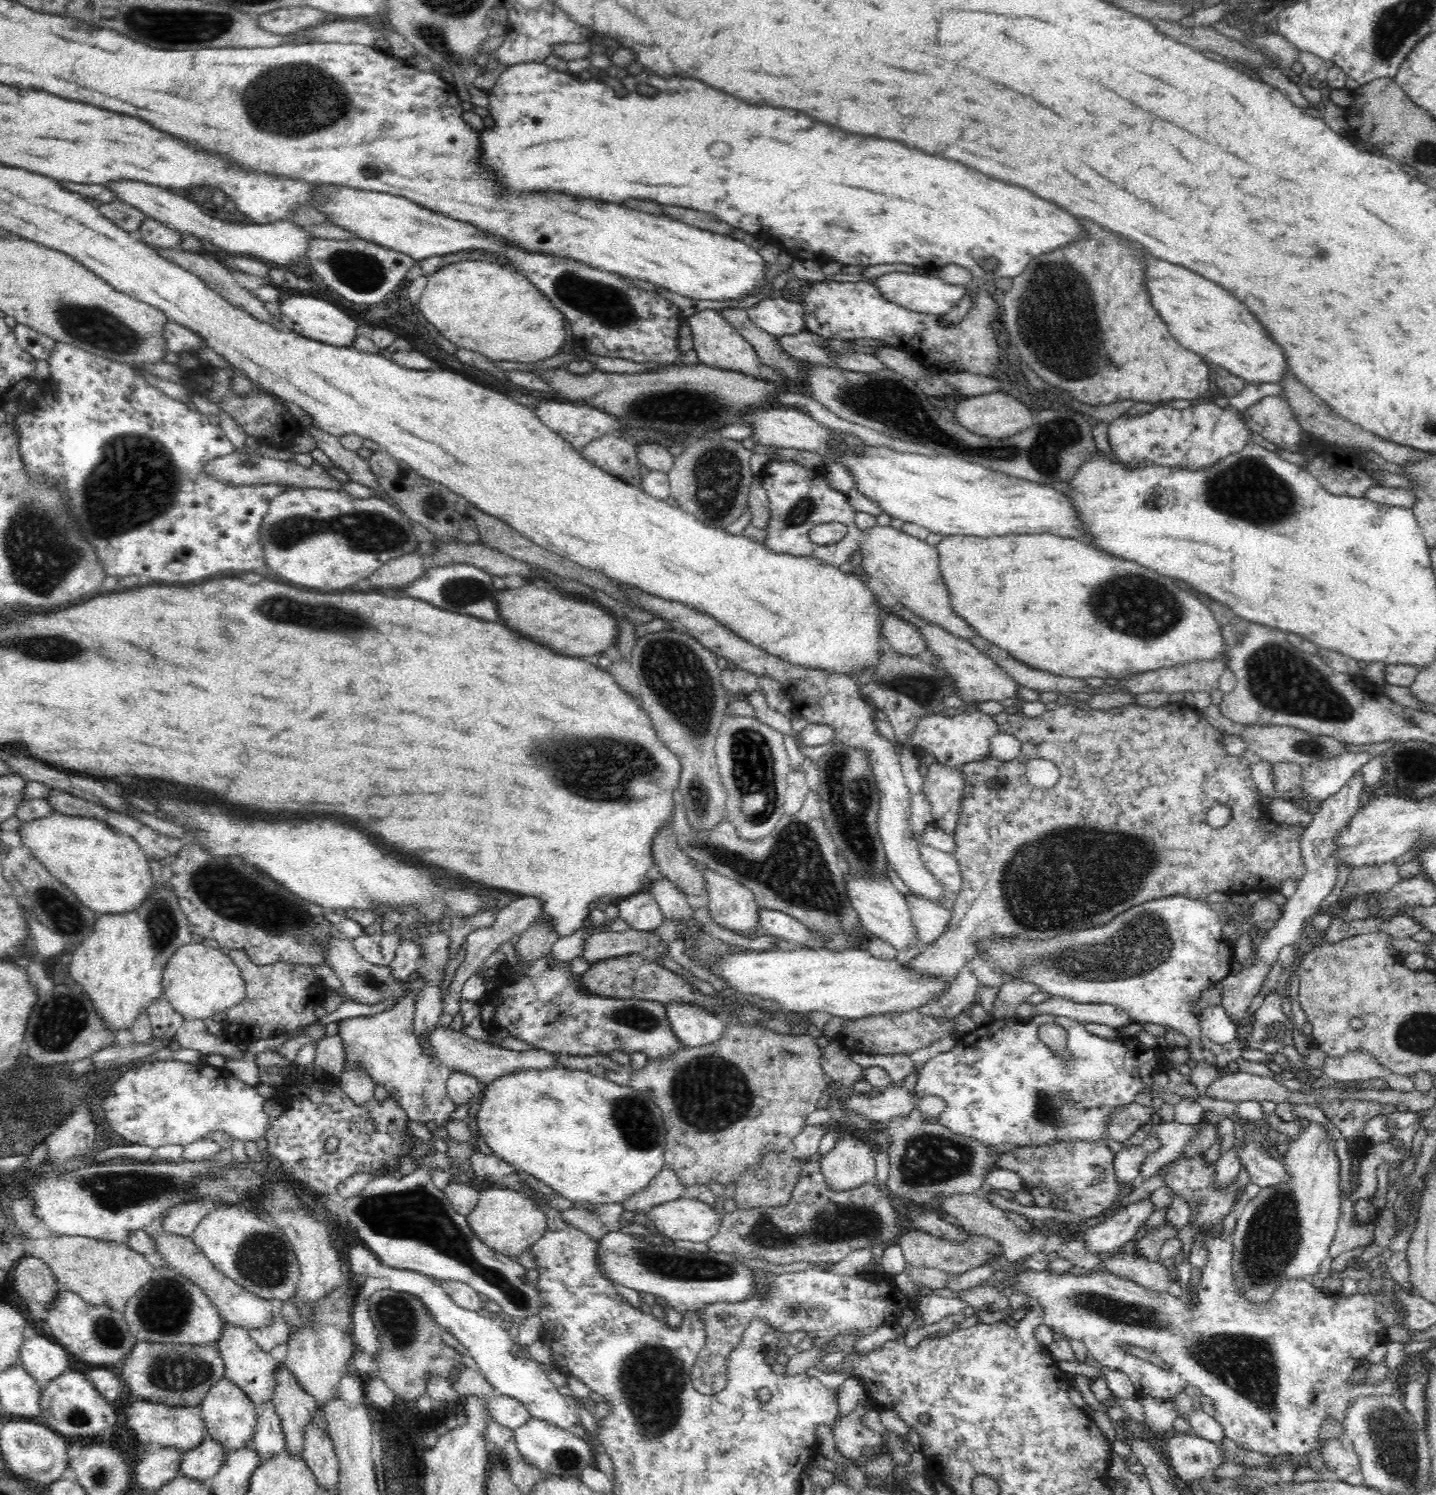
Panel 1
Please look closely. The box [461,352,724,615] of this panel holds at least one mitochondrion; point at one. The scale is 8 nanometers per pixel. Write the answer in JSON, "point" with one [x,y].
{"point":[649,403]}

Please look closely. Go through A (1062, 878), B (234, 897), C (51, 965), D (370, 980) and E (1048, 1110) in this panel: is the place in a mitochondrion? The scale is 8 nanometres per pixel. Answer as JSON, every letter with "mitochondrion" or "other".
{"A":"mitochondrion","B":"mitochondrion","C":"other","D":"mitochondrion","E":"mitochondrion"}

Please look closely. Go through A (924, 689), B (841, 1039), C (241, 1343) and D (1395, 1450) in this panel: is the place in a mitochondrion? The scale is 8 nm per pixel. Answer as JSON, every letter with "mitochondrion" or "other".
{"A":"mitochondrion","B":"other","C":"other","D":"mitochondrion"}

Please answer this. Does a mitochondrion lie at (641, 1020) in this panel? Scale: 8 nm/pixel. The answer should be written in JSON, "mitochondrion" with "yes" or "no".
{"mitochondrion":"yes"}

